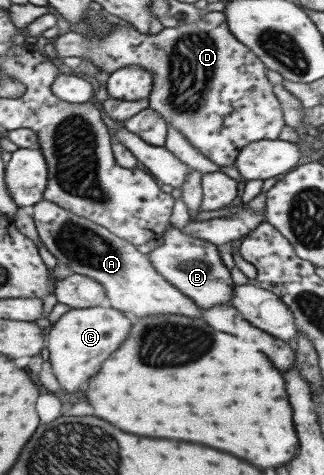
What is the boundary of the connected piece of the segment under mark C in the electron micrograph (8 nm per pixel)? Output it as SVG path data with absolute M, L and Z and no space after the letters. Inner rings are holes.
M94 306L72 308L54 322L47 335L48 361L59 386L65 392L75 392L91 374L95 374L101 362L123 342L131 322L119 309Z

